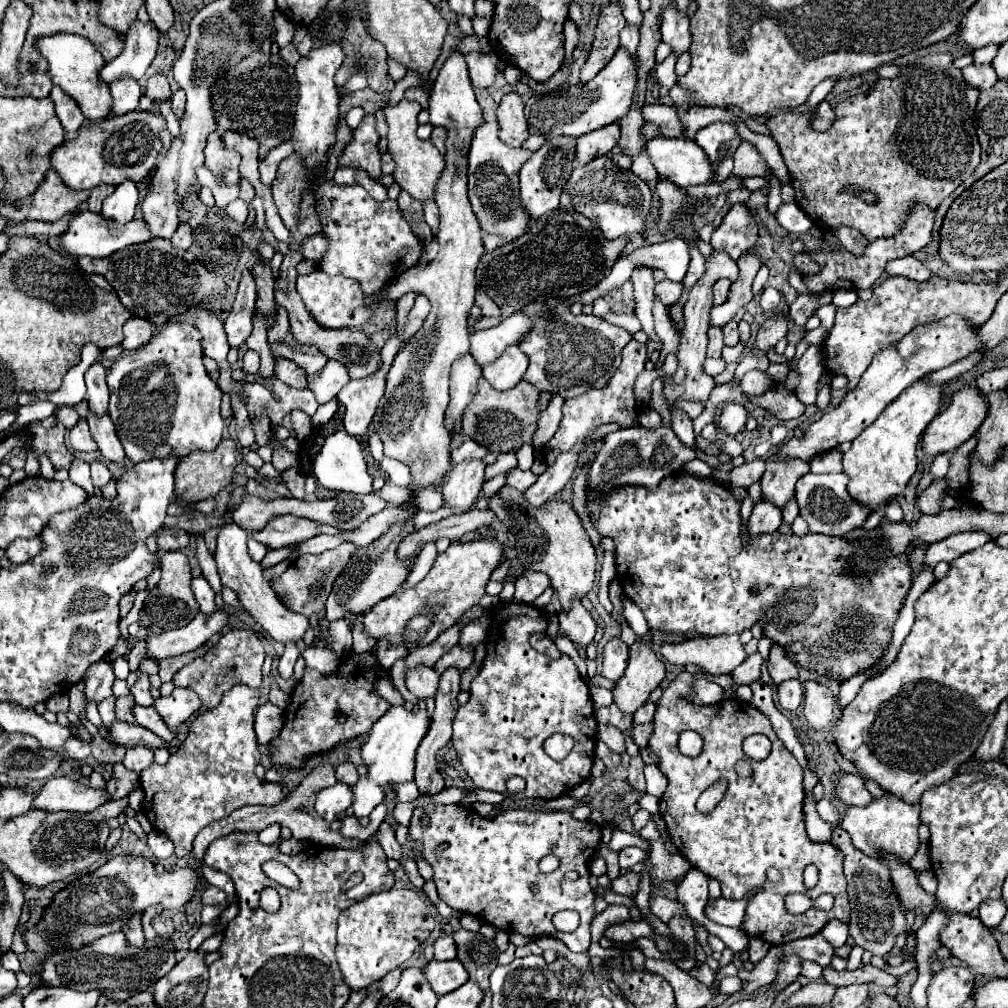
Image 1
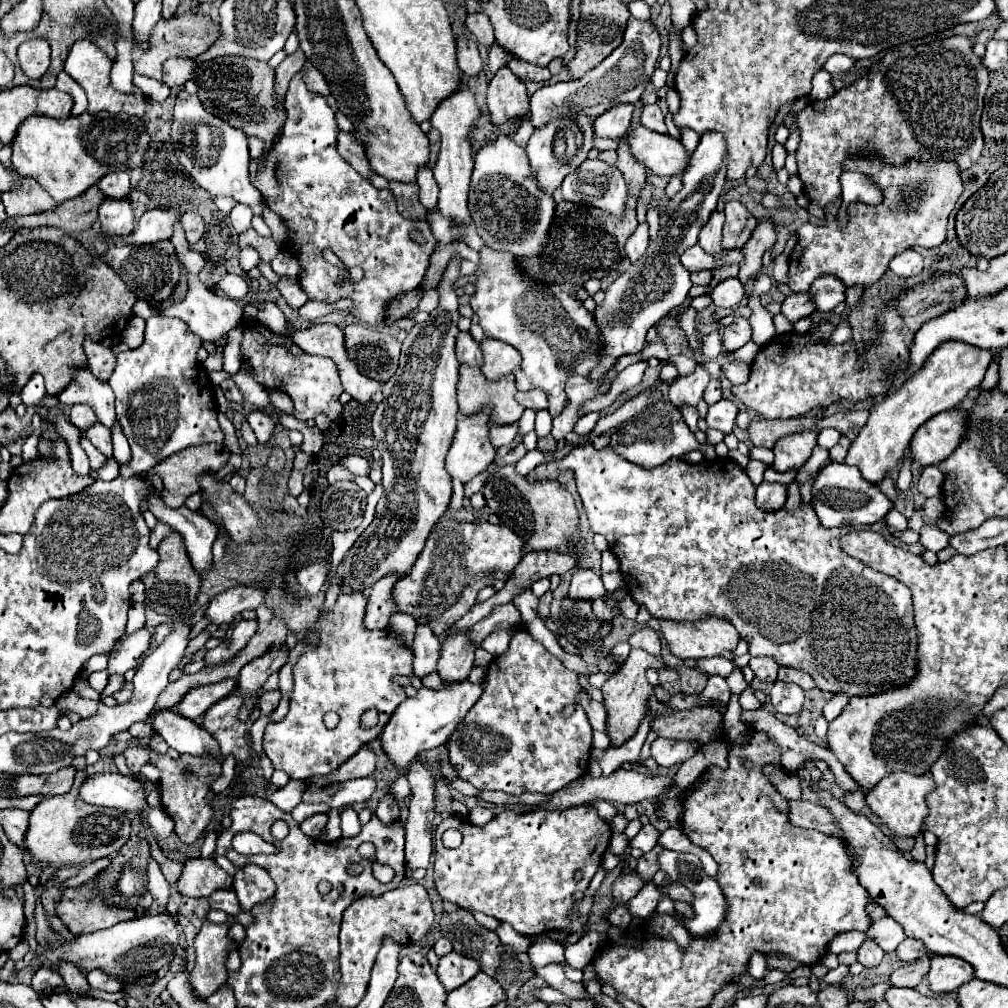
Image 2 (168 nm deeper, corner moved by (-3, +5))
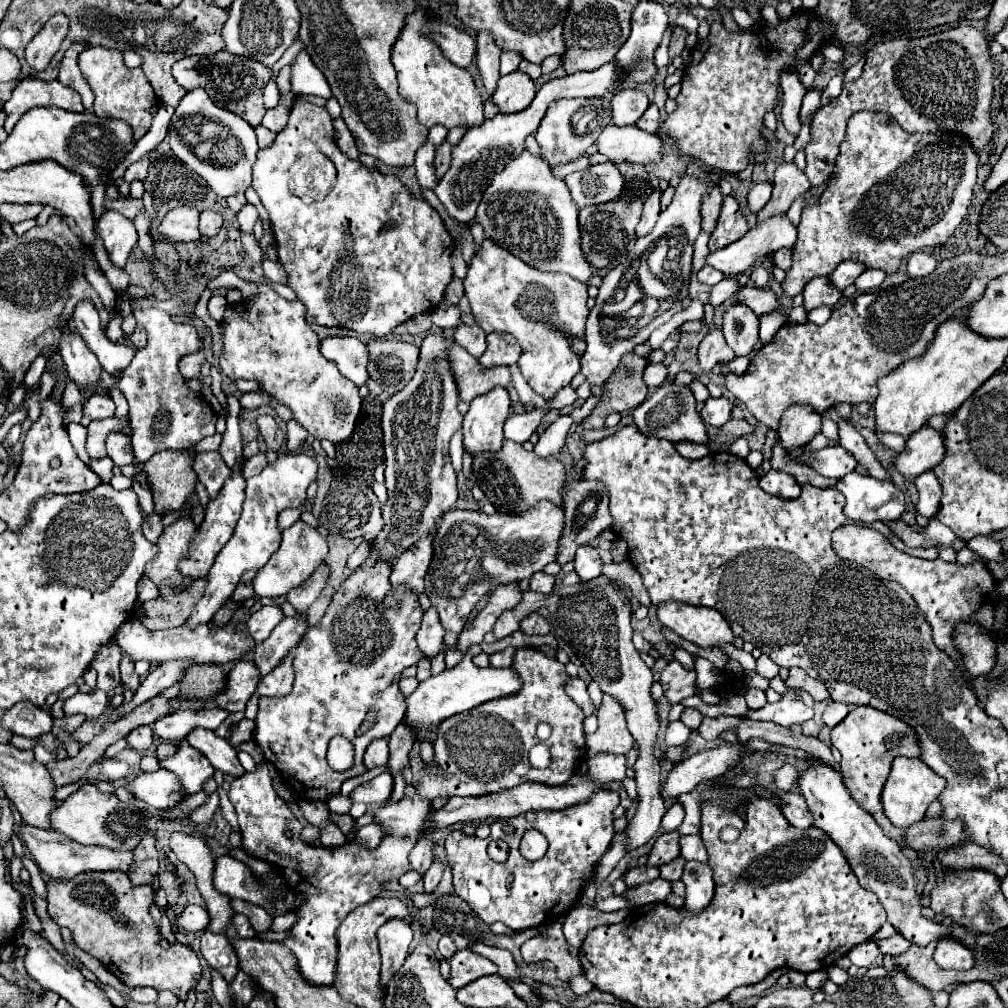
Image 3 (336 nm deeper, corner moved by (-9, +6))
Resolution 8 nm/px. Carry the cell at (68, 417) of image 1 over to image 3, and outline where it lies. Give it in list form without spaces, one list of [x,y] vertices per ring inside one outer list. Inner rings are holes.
[[[93,395],[85,403],[85,415],[89,415],[91,419],[113,417],[113,413],[115,413],[115,405],[109,395]]]

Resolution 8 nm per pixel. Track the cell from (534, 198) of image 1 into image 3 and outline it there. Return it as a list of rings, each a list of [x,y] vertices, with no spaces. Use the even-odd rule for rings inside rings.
[[[597,97],[597,99],[563,99],[563,101],[553,101],[549,105],[535,139],[541,147],[543,159],[555,167],[561,163],[571,163],[581,157],[581,153],[595,143],[595,139],[601,135],[601,131],[611,123],[611,101],[607,97]]]

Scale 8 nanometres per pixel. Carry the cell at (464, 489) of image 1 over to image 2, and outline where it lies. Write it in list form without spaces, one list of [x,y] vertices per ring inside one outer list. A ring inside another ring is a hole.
[[[481,410],[473,416],[459,416],[457,432],[449,448],[445,468],[453,478],[467,484],[481,474],[495,458],[495,448],[489,442],[489,412]]]

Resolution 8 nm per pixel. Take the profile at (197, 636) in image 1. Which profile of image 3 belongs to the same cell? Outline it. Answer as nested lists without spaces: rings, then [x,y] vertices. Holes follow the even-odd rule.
[[[295,521],[289,529],[283,531],[283,541],[277,553],[271,555],[269,563],[255,575],[253,579],[253,589],[259,597],[283,597],[287,595],[291,589],[295,589],[297,585],[301,585],[301,581],[309,579],[315,569],[325,561],[327,555],[327,541],[325,537],[315,531],[313,527],[309,527],[303,521]]]

